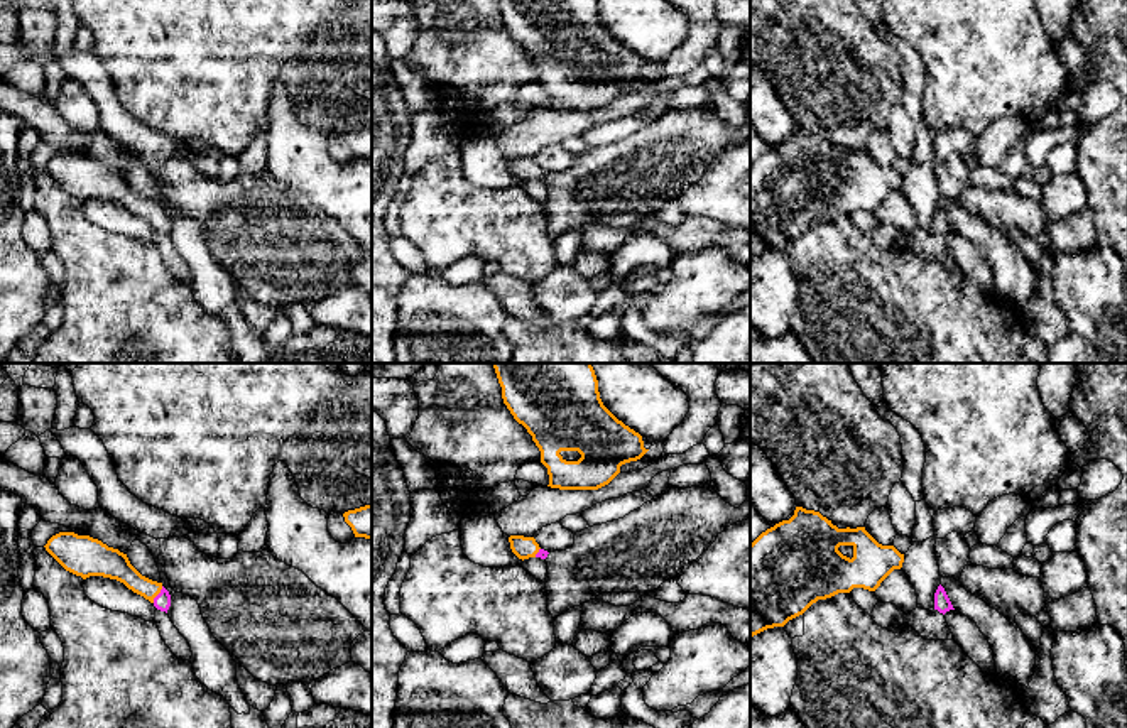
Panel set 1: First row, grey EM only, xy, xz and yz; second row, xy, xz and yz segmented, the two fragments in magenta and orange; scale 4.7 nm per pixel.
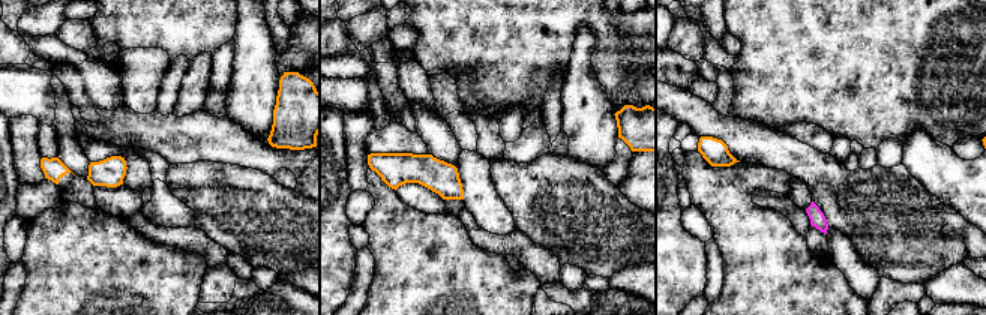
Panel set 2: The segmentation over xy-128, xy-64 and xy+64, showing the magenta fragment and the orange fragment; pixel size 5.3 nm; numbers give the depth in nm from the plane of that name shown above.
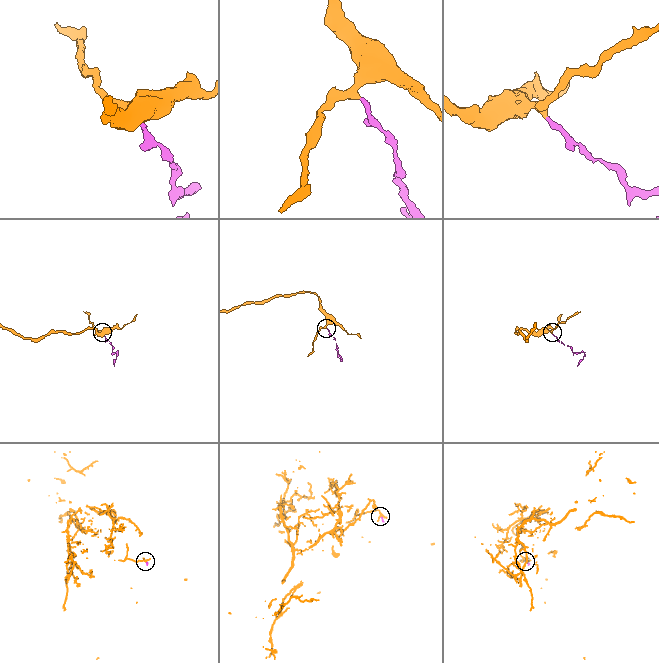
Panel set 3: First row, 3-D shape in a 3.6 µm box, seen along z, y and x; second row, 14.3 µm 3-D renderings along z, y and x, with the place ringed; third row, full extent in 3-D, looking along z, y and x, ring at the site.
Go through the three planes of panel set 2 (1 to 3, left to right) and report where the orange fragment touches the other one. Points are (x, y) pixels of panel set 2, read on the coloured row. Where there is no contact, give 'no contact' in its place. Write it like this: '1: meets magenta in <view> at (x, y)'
1: no contact
2: no contact
3: no contact

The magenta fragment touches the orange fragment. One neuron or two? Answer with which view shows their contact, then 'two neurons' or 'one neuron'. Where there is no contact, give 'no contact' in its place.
xy | one neuron

